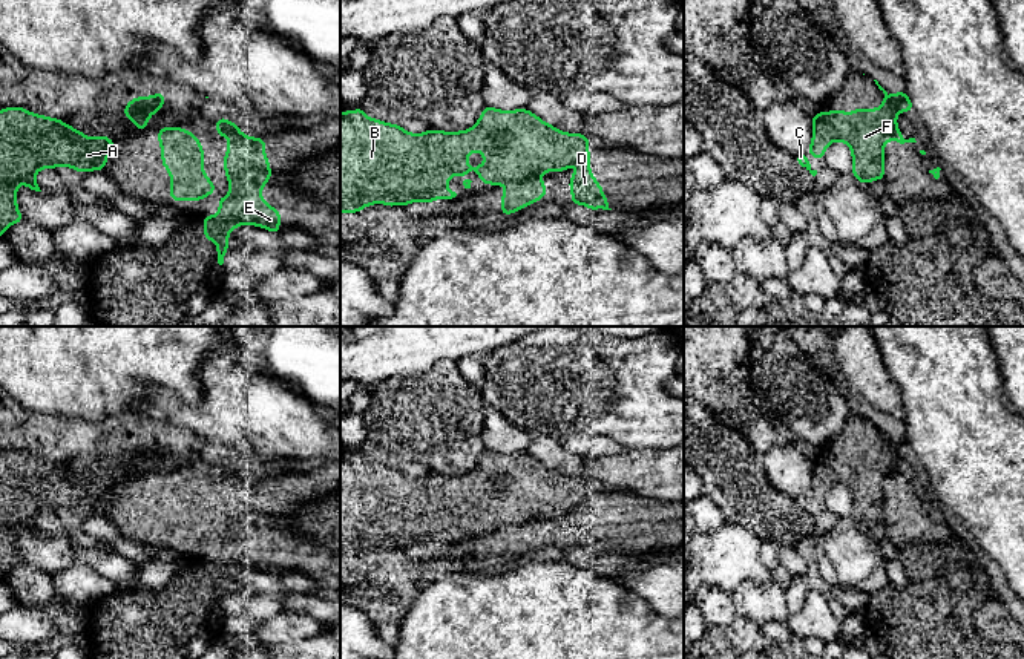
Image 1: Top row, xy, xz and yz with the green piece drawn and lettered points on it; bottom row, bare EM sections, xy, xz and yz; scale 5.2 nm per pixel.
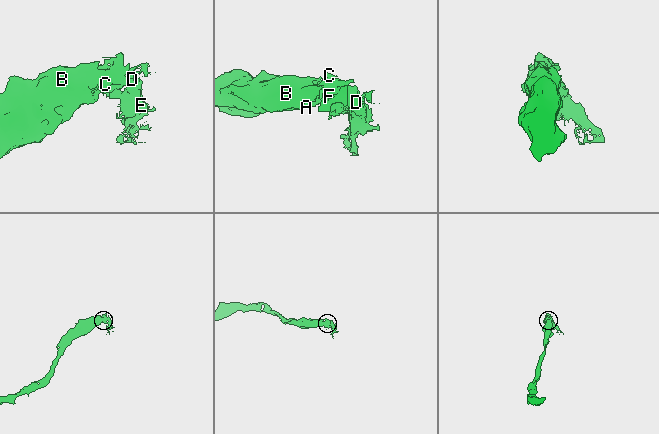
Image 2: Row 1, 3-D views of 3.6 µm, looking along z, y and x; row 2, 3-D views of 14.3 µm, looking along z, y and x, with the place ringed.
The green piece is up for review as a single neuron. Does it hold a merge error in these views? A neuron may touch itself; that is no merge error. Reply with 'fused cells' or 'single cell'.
single cell

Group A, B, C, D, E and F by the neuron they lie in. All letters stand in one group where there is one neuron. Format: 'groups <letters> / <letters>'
groups A B C D E F

